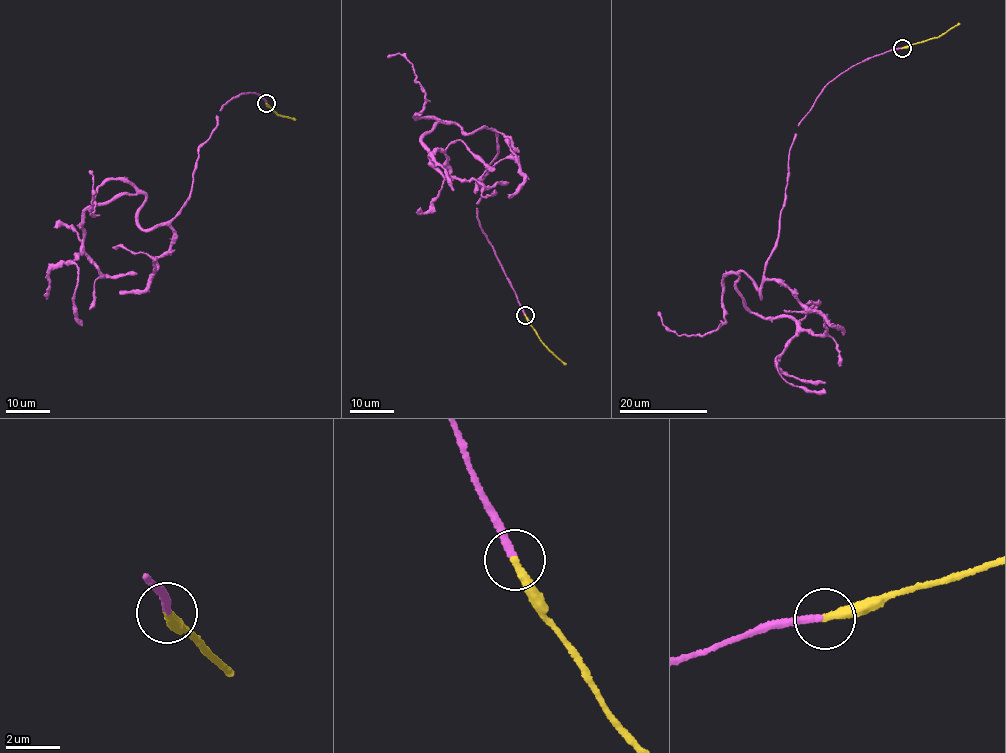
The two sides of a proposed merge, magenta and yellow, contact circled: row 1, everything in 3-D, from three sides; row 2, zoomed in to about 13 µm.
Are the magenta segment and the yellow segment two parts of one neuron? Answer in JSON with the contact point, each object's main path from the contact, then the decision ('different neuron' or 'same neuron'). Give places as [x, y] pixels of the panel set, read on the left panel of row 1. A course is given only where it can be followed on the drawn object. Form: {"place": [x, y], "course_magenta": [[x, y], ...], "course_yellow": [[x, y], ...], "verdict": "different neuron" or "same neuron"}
{"place": [266, 103], "course_magenta": [[266, 103], [239, 94], [220, 110], [168, 221], [140, 225], [139, 193], [82, 213], [82, 325]], "course_yellow": [[265, 104], [276, 112], [295, 120]], "verdict": "same neuron"}

